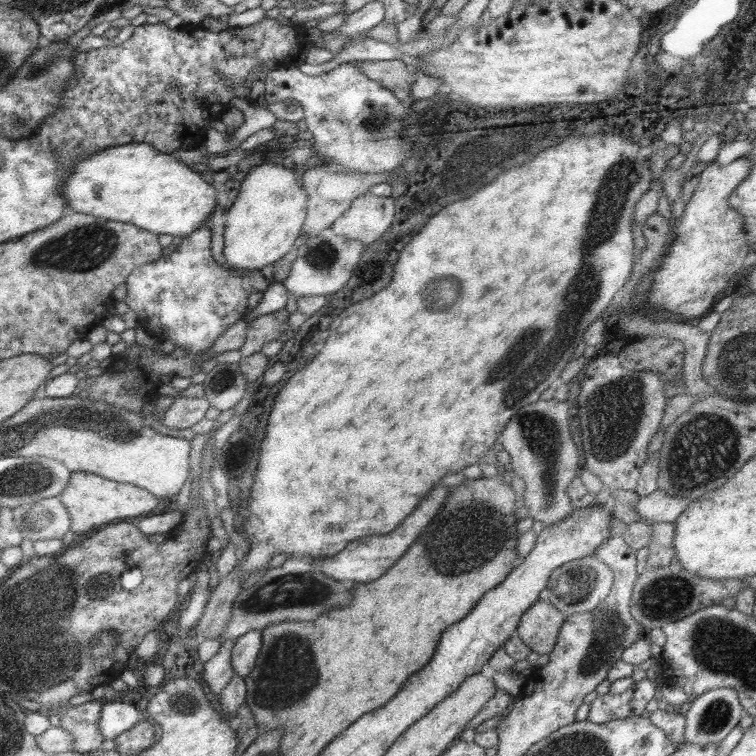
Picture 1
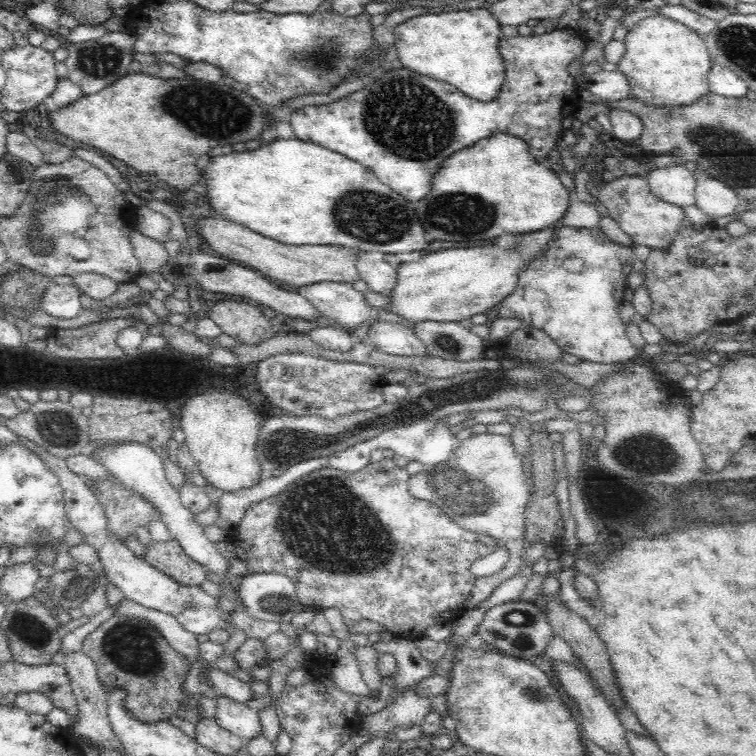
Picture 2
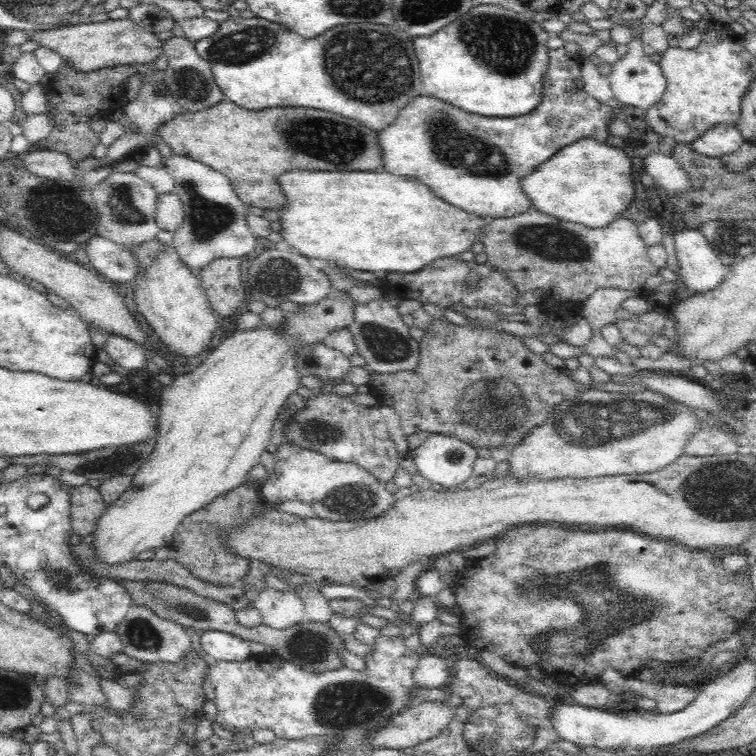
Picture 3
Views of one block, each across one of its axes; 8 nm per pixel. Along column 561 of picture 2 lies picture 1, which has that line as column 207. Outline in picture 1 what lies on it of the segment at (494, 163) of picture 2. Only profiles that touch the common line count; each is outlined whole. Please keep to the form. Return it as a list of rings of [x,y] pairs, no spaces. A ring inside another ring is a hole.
[[[129,142],[111,146],[99,152],[93,152],[72,166],[72,174],[62,183],[61,197],[67,206],[75,212],[135,225],[137,228],[155,234],[171,234],[185,237],[193,230],[201,227],[201,222],[210,217],[217,206],[220,187],[210,185],[202,178],[202,174],[191,170],[177,158],[153,149],[147,143]]]

